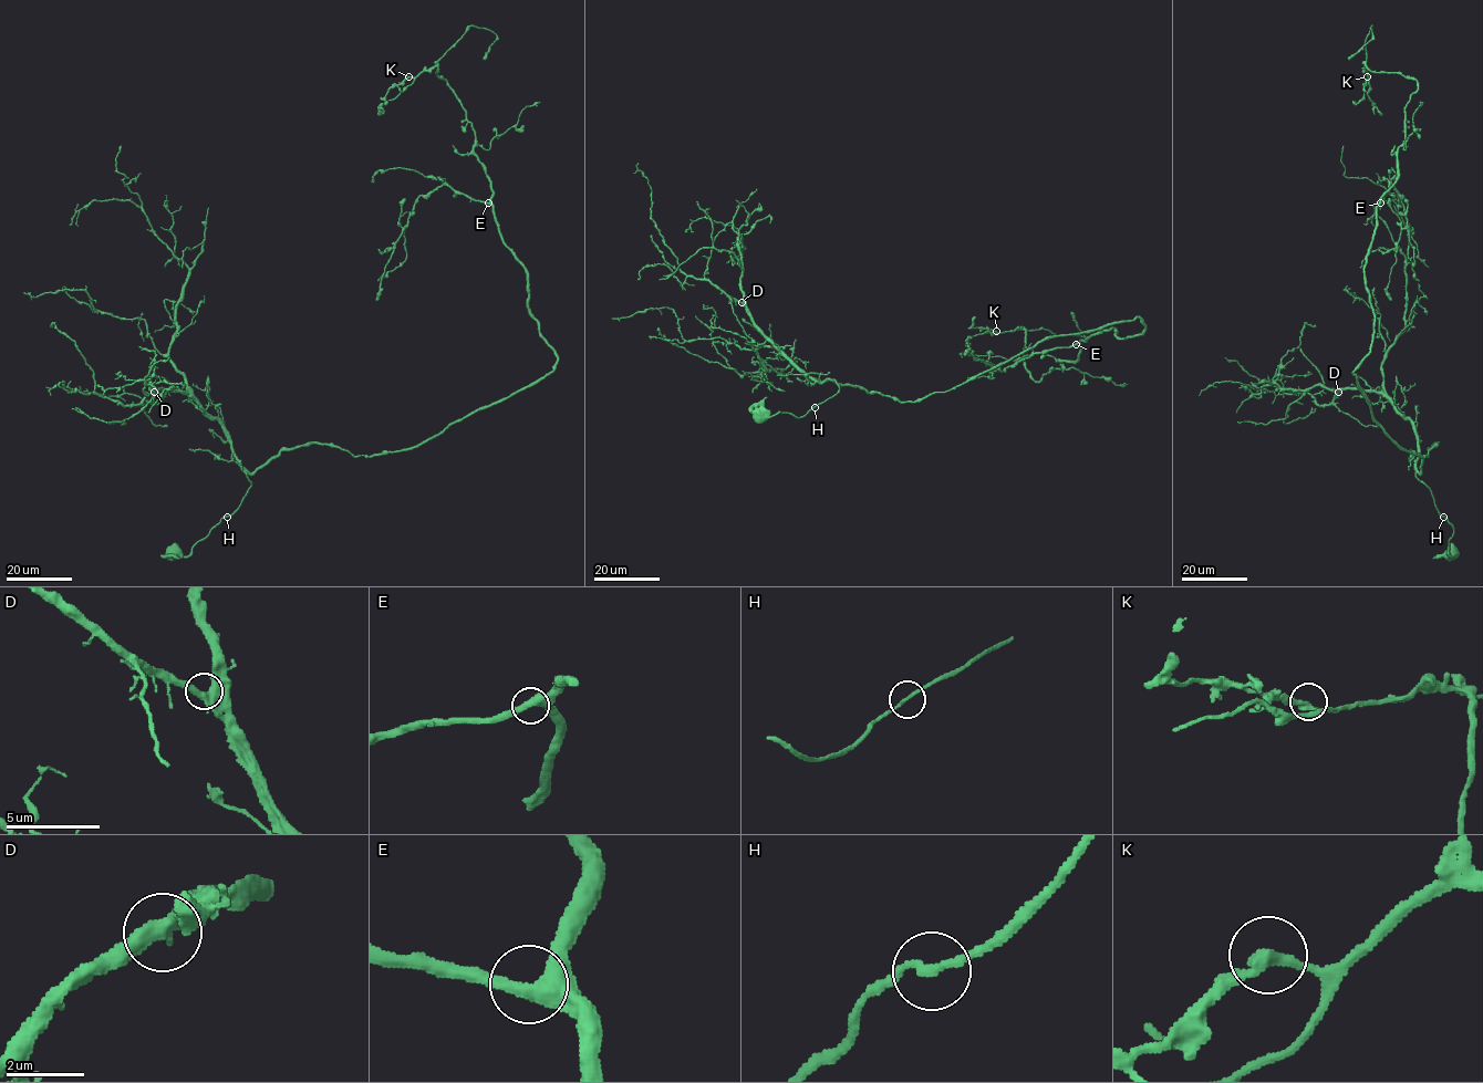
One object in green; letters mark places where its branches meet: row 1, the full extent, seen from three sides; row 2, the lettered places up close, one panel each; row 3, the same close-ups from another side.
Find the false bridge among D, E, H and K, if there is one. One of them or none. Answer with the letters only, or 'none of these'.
none of these

